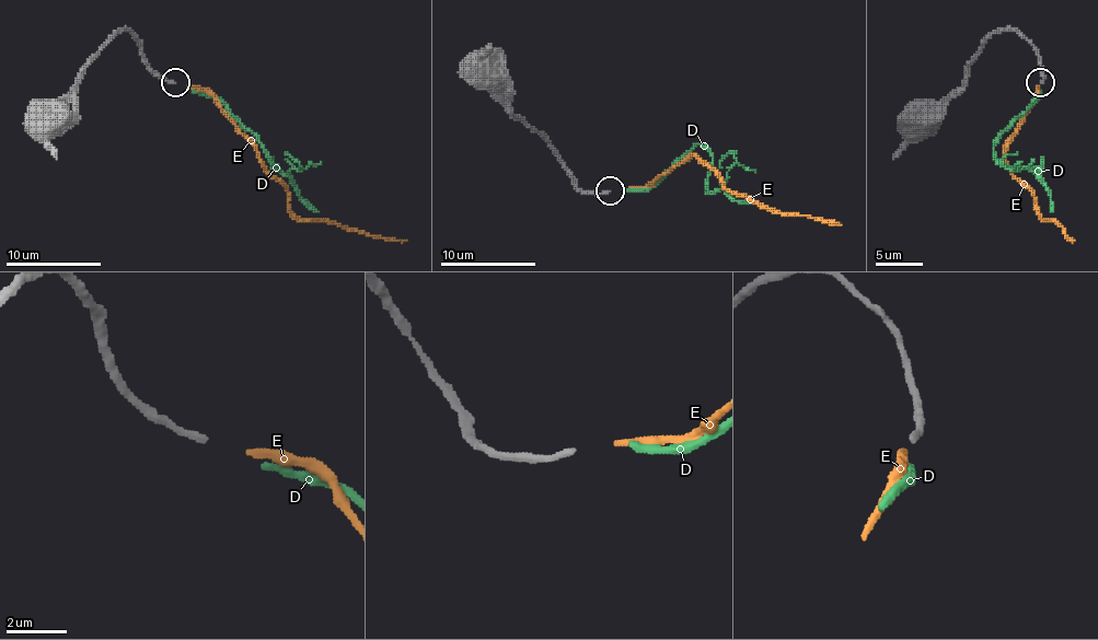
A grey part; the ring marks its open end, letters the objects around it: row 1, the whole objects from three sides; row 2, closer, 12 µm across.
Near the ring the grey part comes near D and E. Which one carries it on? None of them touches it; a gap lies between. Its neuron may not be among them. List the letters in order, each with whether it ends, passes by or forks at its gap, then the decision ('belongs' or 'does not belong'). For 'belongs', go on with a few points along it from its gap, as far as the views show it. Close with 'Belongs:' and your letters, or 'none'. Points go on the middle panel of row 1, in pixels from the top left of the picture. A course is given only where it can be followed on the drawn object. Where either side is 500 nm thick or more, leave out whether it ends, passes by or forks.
D: it ends; does not belong
E: it ends; belongs; course (622, 188), (644, 188), (686, 158), (698, 155), (731, 192), (782, 212), (822, 218), (841, 224)
Belongs: E

